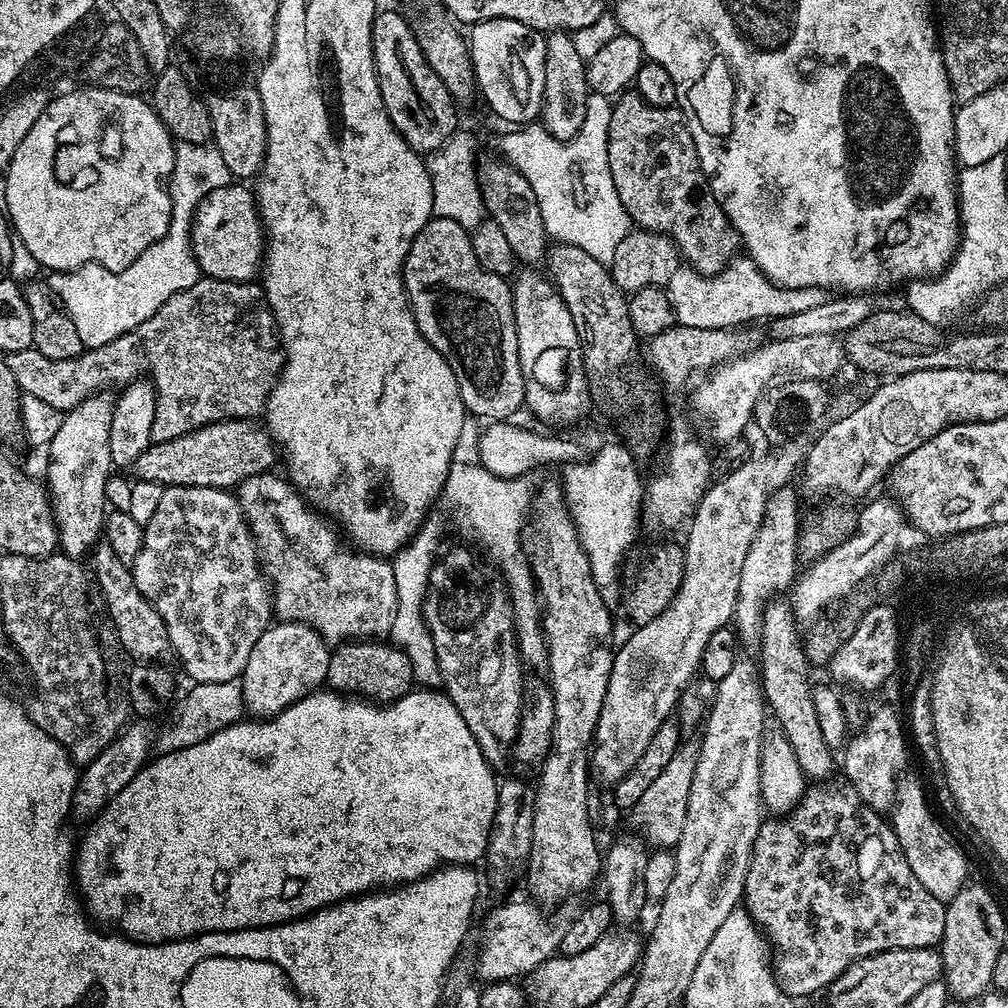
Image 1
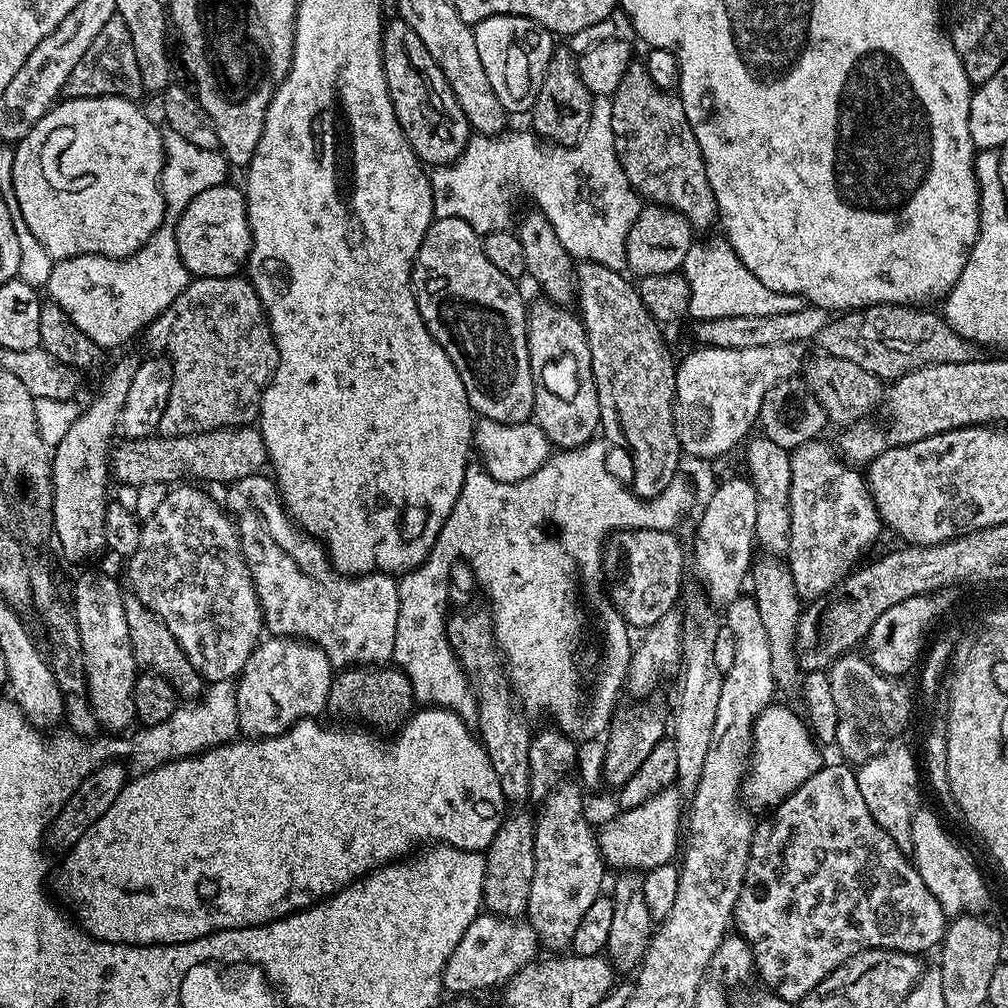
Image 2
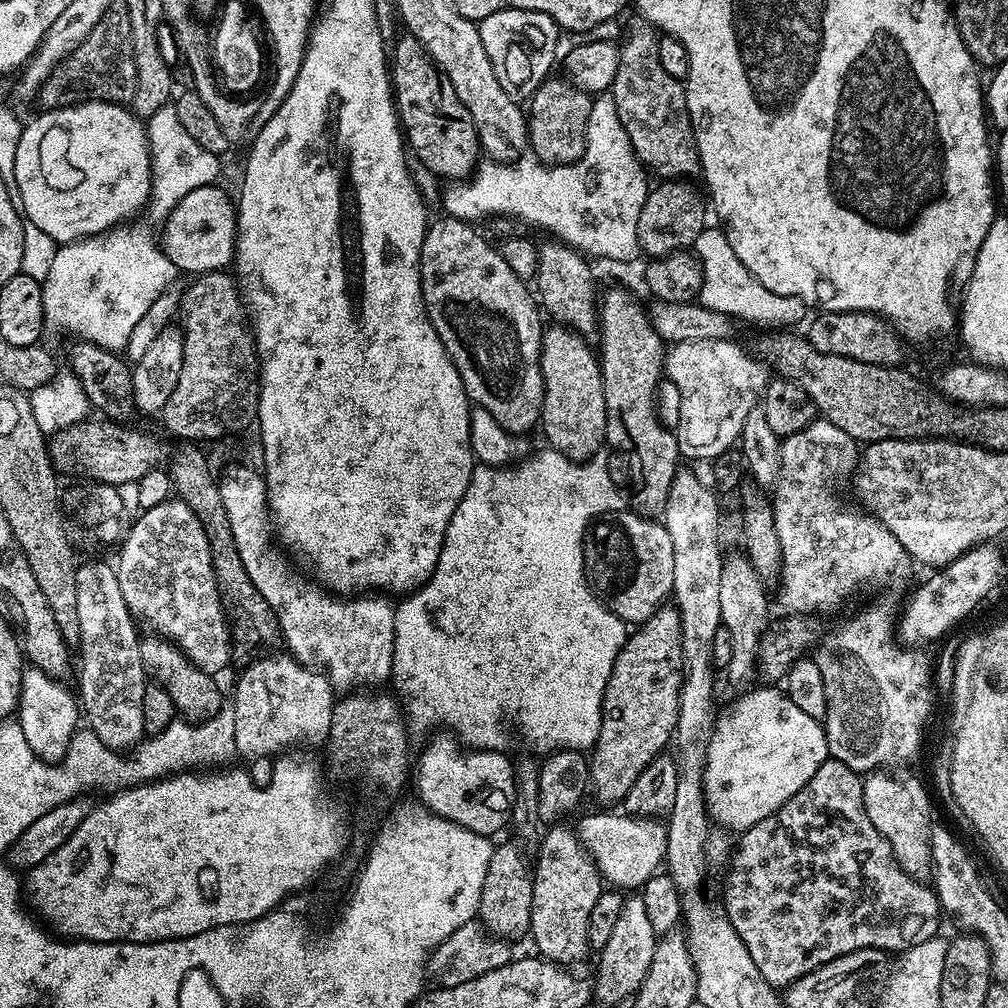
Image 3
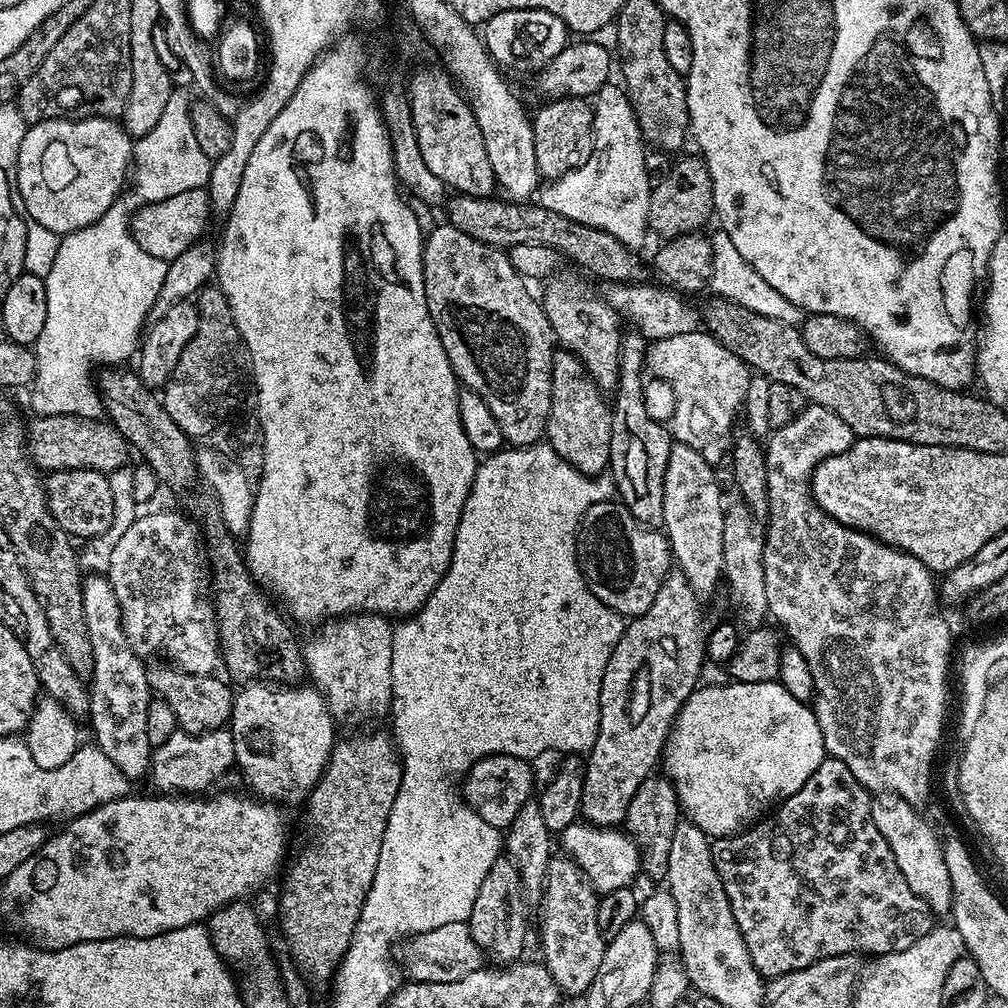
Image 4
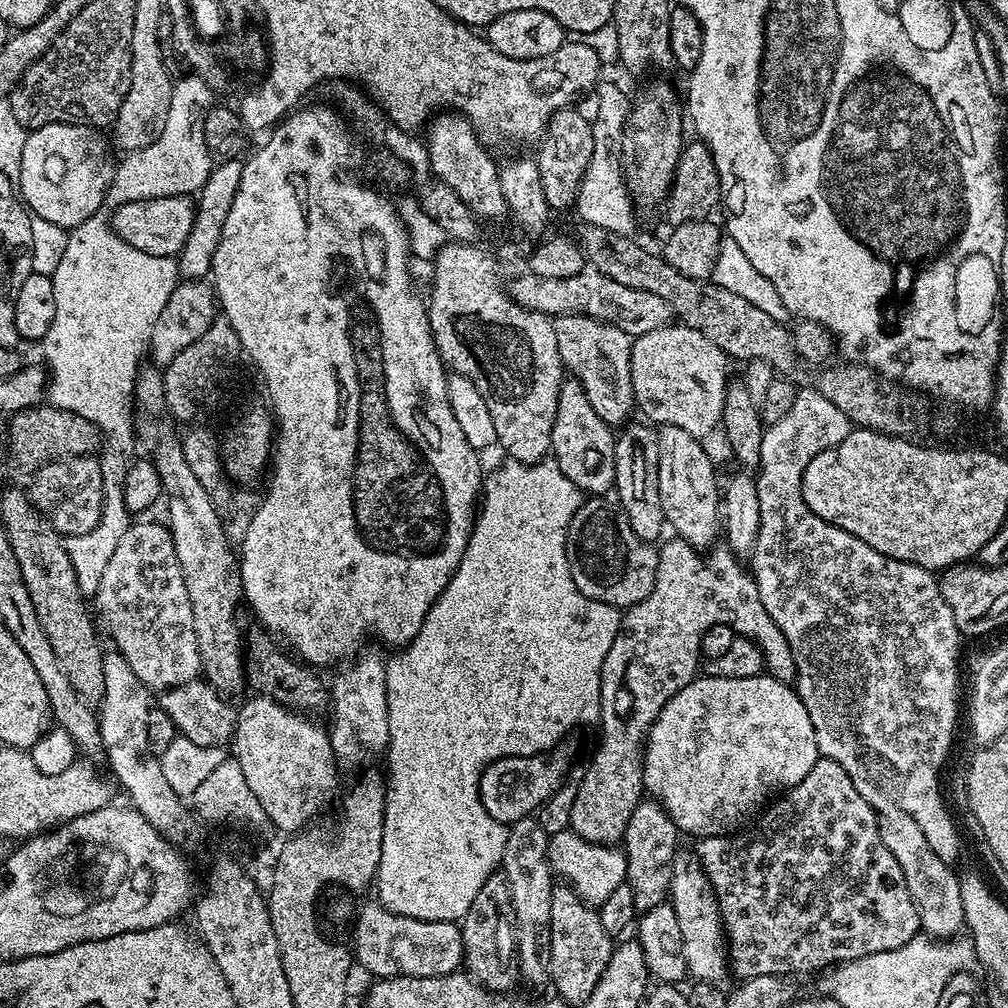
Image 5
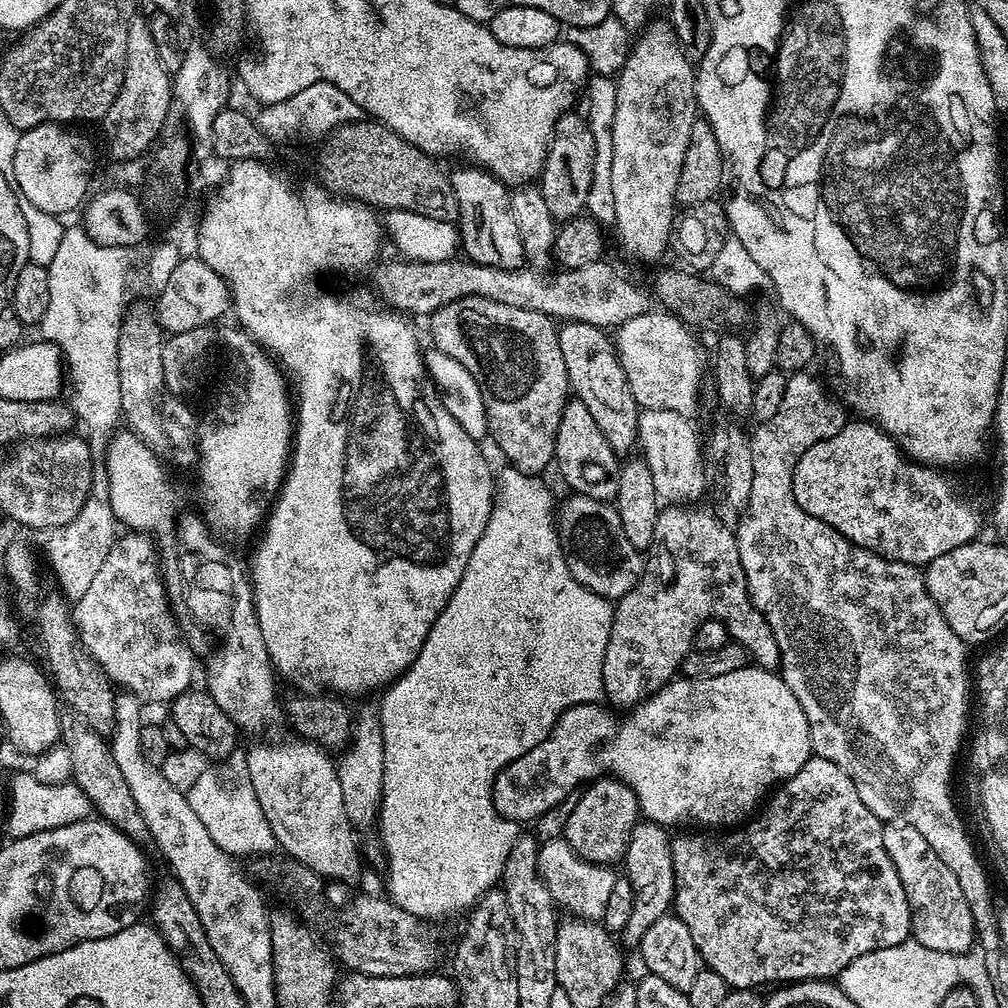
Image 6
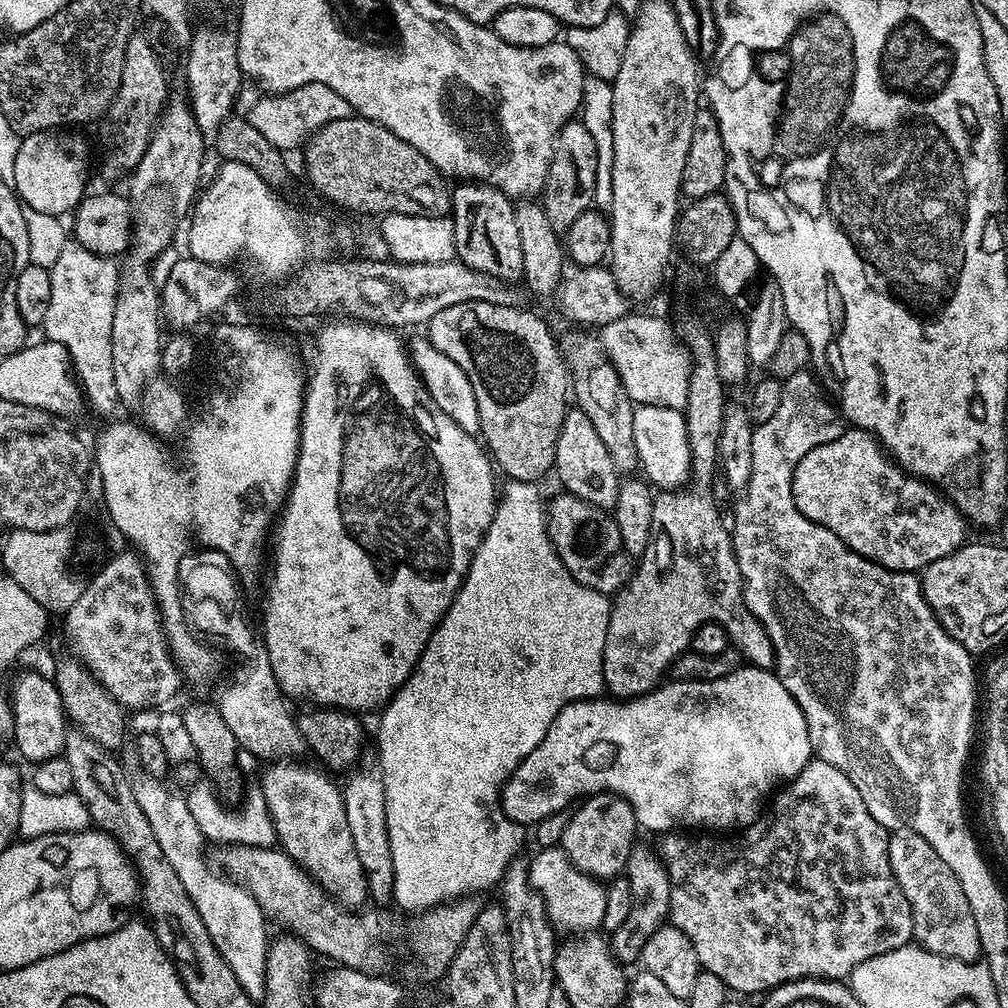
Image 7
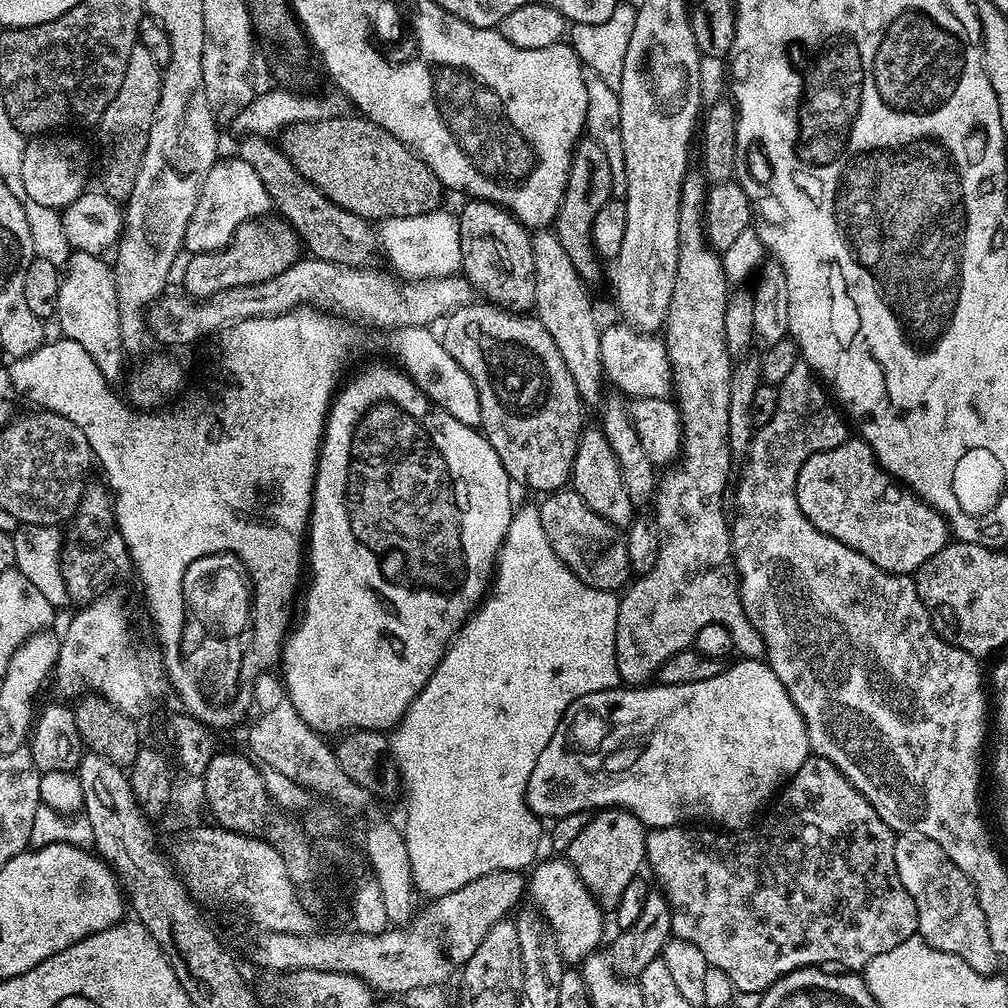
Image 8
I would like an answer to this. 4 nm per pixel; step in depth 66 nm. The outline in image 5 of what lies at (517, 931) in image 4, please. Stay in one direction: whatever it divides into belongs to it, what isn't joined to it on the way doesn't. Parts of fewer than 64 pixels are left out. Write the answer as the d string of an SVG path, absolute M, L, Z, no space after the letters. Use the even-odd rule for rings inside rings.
M493 874L486 878L482 890L478 890L478 898L470 902L470 910L466 910L464 919L460 924L460 933L464 943L464 963L467 975L471 976L476 983L490 992L508 994L512 987L518 984L518 961L516 958L516 915L512 909L510 898L510 886L503 874Z

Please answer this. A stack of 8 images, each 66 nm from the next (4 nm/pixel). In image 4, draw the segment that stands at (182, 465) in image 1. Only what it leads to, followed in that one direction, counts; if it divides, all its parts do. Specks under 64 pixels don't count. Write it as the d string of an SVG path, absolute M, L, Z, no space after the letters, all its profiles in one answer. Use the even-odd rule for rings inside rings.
M36 416L27 425L28 451L37 469L45 473L66 470L94 470L111 474L129 462L130 445L112 423L85 416Z

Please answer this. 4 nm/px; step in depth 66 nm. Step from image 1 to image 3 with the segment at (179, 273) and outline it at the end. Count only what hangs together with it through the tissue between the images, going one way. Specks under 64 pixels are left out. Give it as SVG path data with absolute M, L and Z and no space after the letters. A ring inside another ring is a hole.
M171 103L164 104L152 116L147 117L148 149L152 155L152 195L150 212L159 218L168 215L176 203L182 201L190 190L201 188L207 184L216 184L220 179L221 157L210 154L186 134L182 122L178 122L178 114ZM117 226L111 232L102 232L99 236L87 236L85 240L73 240L71 244L62 244L57 247L54 254L54 262L51 263L50 274L46 276L42 283L44 289L44 293L42 294L44 319L51 327L53 324L56 328L65 328L66 331L73 332L73 337L89 340L90 343L96 343L100 347L111 350L127 349L128 339L132 331L134 331L134 325L141 320L142 314L146 314L146 310L150 310L150 306L158 298L158 294L162 294L167 288L173 287L175 280L172 279L178 276L176 265L170 262L170 258L164 253L156 236L152 237L144 228L128 227L132 226Z

